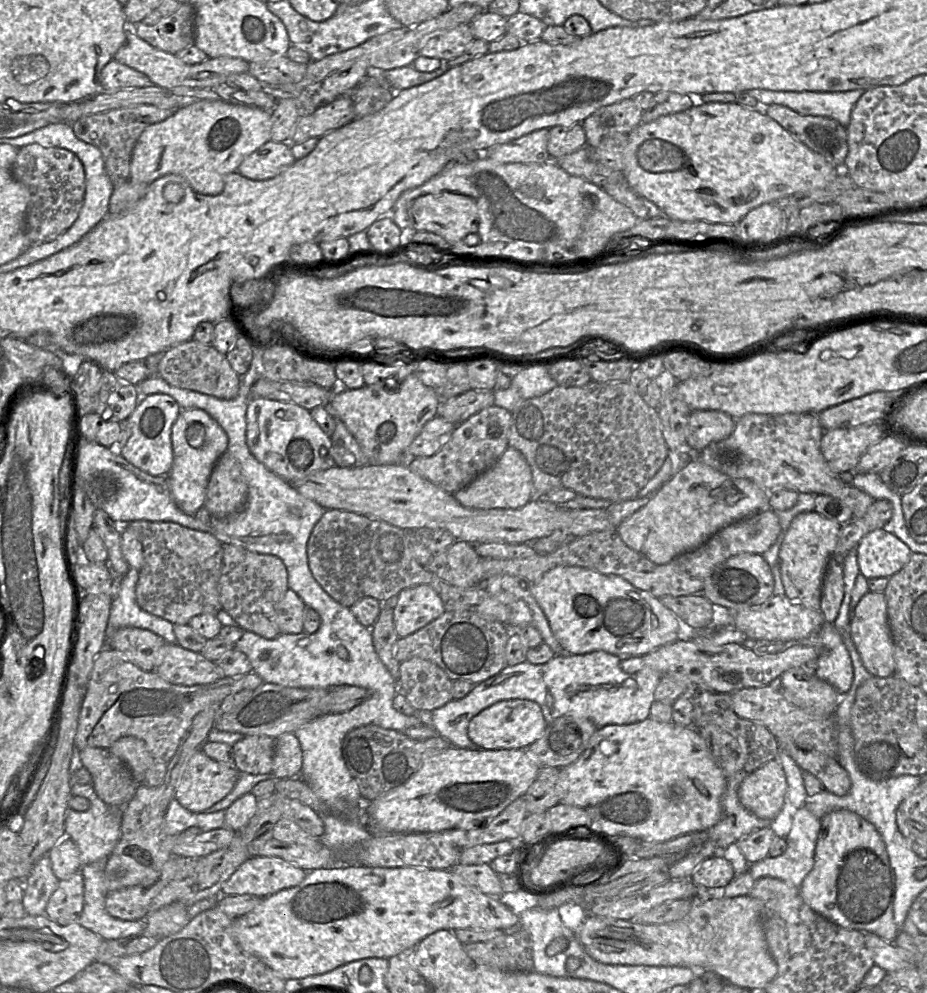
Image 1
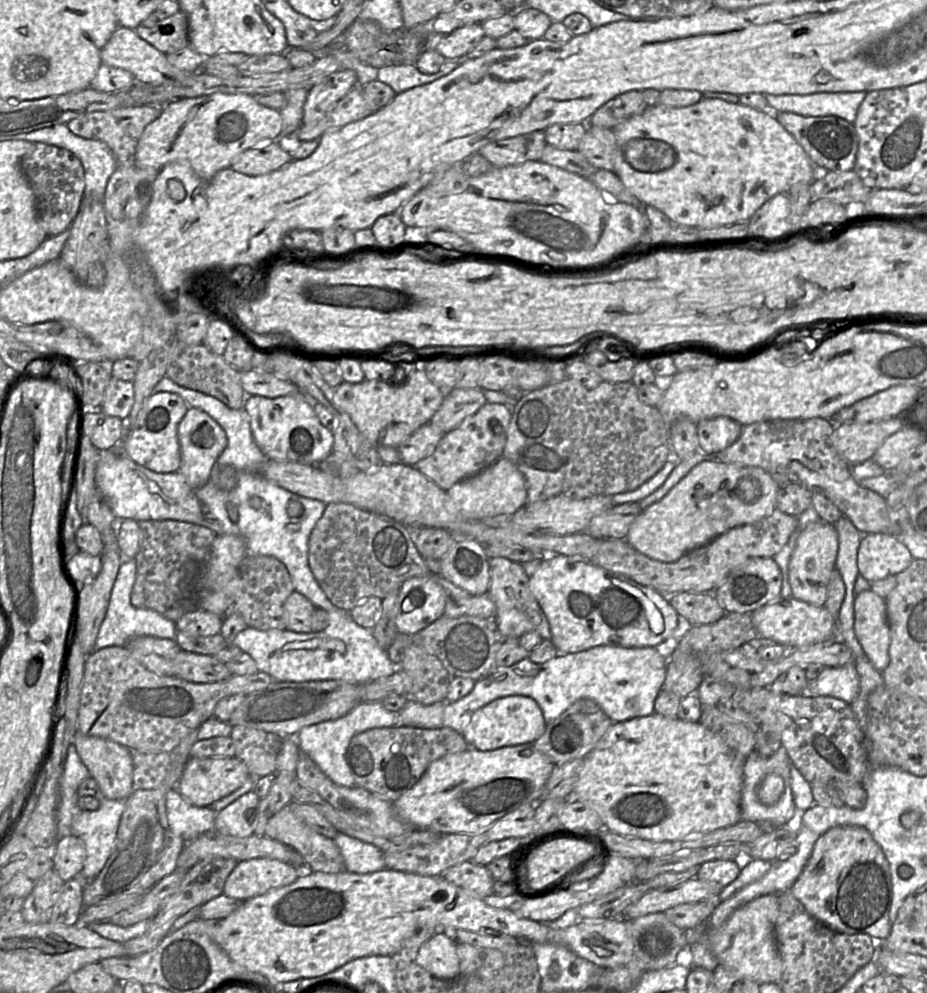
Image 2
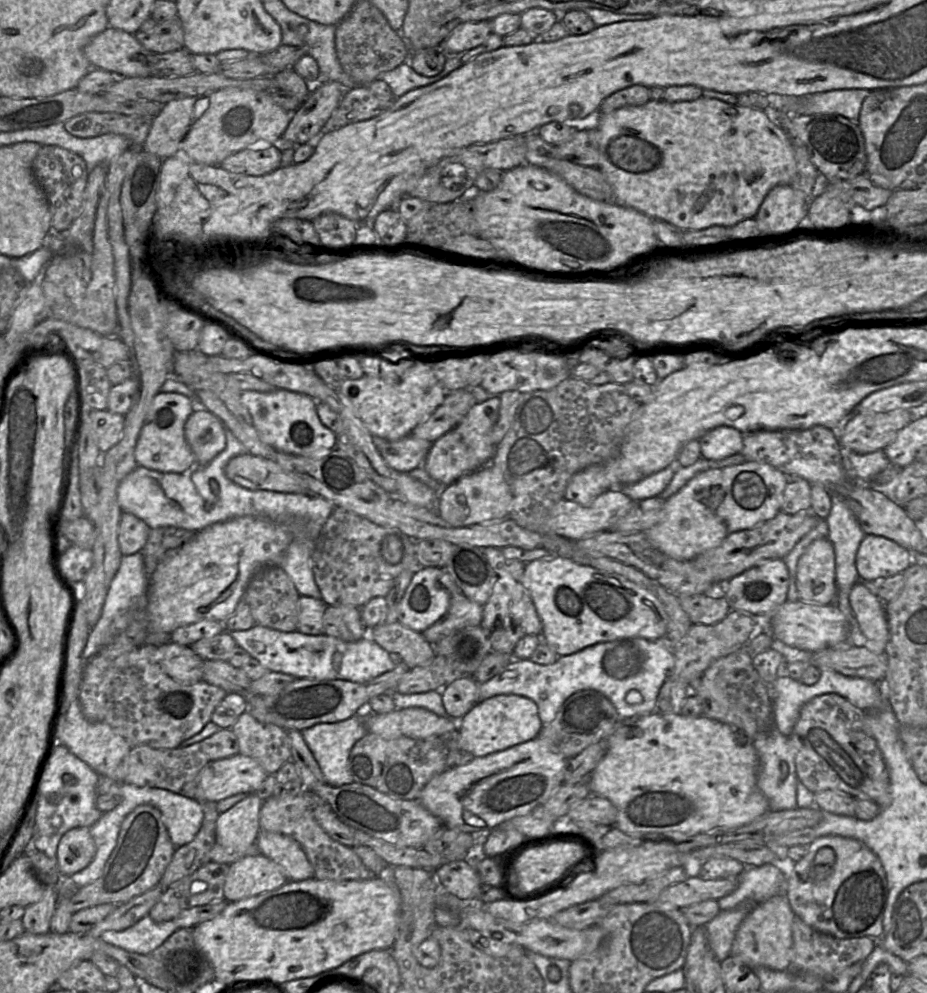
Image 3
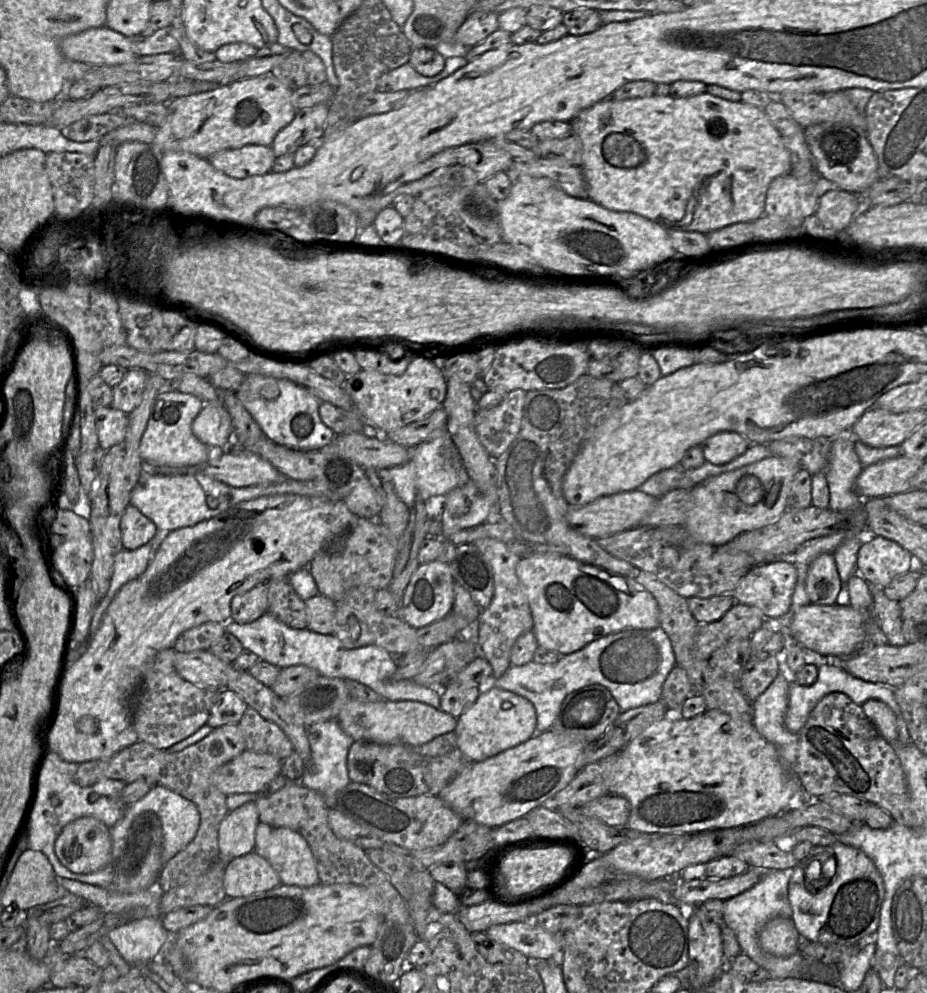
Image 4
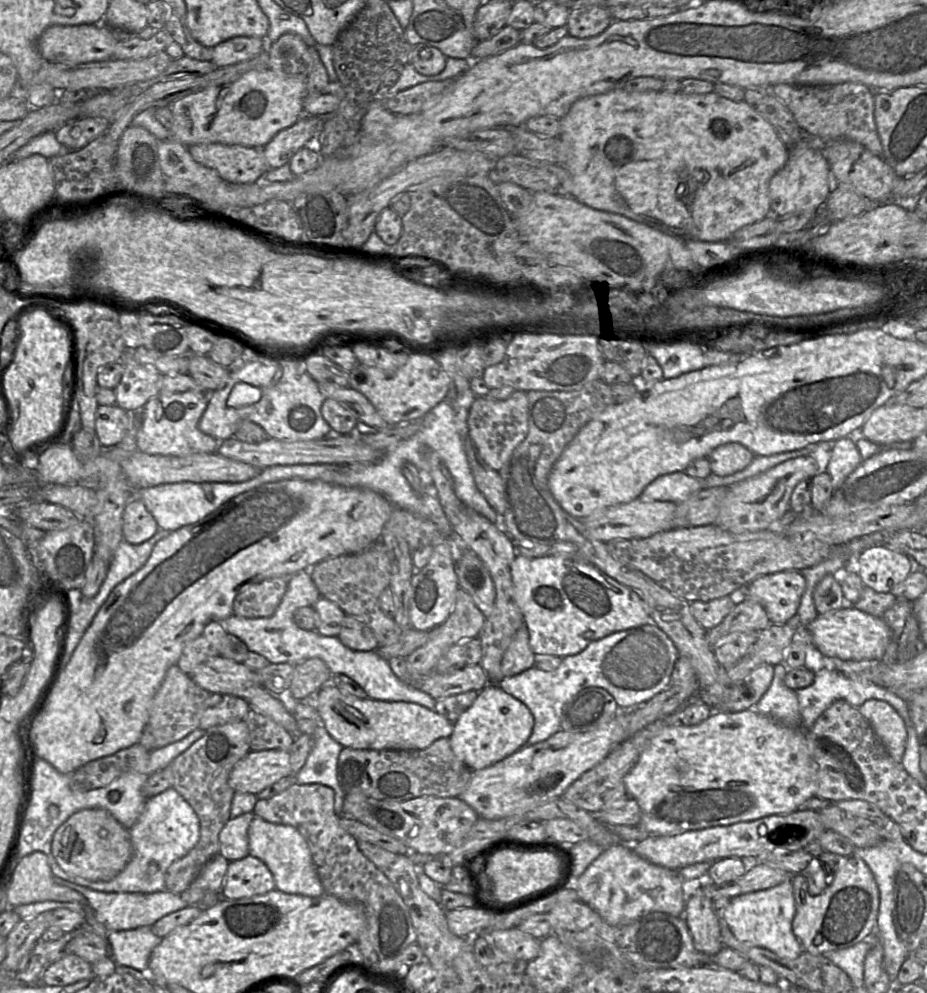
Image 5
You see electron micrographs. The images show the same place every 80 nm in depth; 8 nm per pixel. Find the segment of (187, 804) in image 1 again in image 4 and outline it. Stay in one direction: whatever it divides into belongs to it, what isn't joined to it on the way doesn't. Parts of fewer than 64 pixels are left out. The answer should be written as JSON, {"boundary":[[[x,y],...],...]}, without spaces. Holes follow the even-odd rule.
{"boundary":[[[245,750],[220,766],[212,775],[212,782],[224,795],[258,794],[277,775],[281,774],[282,761],[276,757]]]}

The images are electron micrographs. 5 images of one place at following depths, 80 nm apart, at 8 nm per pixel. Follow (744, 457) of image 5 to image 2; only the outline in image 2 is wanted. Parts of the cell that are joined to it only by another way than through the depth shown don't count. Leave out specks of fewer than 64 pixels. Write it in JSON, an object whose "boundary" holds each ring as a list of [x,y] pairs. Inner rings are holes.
{"boundary":[[[725,416],[698,422],[699,450],[705,454],[718,454],[736,442],[742,433],[742,427],[737,421]]]}

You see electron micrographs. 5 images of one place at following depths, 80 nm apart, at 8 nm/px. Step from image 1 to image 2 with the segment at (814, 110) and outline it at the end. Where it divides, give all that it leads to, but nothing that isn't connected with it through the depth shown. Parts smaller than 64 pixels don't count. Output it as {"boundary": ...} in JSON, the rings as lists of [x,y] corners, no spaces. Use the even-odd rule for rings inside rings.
{"boundary":[[[820,92],[807,95],[764,95],[769,110],[791,112],[805,117],[836,116],[854,124],[858,108],[867,92]]]}

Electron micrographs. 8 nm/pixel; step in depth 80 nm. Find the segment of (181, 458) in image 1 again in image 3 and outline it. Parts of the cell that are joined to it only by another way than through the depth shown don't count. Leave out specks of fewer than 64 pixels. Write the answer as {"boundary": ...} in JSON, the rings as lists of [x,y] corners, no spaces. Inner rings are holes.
{"boundary":[[[196,407],[188,417],[184,433],[195,455],[197,466],[209,463],[226,446],[223,423],[203,407]]]}

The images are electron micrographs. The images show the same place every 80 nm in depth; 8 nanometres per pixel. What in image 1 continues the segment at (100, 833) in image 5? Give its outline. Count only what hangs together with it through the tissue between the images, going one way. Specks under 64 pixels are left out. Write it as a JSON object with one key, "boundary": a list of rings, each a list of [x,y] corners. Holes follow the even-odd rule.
{"boundary":[[[65,836],[48,852],[53,873],[59,881],[71,878],[82,868],[81,854],[77,844]]]}

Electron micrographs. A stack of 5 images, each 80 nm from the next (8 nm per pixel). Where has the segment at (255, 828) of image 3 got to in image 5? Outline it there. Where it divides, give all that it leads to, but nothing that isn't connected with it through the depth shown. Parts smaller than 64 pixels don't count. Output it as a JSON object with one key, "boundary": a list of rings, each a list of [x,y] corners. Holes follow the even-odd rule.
{"boundary":[[[253,812],[230,818],[219,834],[219,854],[230,861],[240,860],[249,854],[248,828],[255,817]]]}

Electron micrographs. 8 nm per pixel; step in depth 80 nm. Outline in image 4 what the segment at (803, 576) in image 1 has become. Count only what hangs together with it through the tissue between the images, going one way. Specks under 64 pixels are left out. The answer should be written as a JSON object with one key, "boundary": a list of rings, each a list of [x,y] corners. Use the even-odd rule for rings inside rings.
{"boundary":[[[833,553],[821,554],[811,563],[805,586],[810,603],[833,605],[846,597]]]}

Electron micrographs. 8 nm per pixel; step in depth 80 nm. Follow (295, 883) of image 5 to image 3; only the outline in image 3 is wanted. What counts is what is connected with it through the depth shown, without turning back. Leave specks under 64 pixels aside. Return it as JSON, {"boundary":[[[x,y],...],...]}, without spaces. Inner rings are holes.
{"boundary":[[[260,831],[256,846],[260,854],[280,865],[288,881],[303,881],[314,877],[314,869],[301,845],[292,837],[267,831]]]}

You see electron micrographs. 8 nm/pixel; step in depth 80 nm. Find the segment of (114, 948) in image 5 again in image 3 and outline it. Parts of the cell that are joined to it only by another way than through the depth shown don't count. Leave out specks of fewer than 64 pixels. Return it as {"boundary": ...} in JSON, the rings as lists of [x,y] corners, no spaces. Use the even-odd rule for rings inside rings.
{"boundary":[[[146,915],[133,926],[122,931],[106,931],[100,938],[124,950],[150,955],[178,929],[174,920],[155,922]]]}

